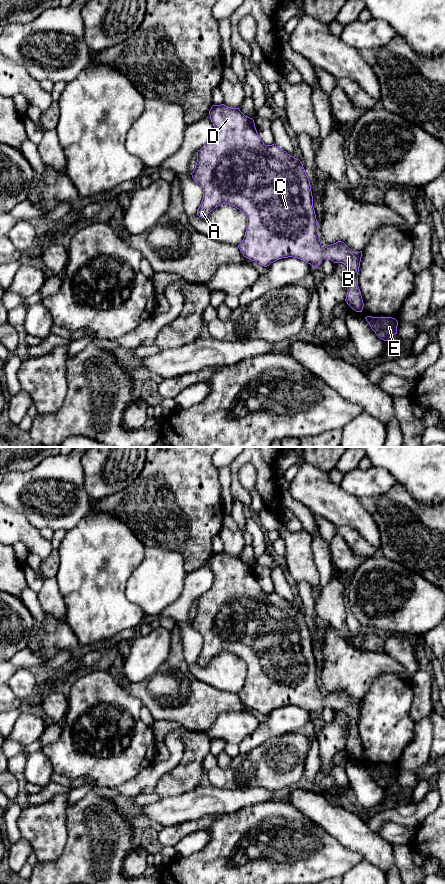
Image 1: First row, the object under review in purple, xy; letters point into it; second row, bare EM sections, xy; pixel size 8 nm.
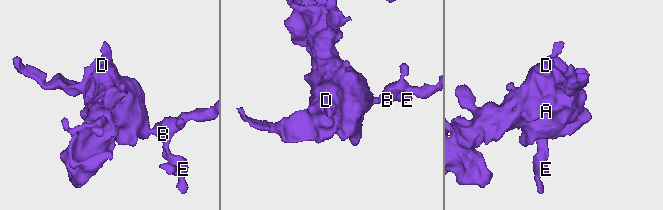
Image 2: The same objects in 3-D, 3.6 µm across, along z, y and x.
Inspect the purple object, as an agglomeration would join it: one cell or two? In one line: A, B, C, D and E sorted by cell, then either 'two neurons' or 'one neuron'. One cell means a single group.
groups A B C D E; one neuron

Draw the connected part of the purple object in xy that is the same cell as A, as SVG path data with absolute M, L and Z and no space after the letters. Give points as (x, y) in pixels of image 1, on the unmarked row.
M224 552L213 553L209 559L214 582L211 588L197 600L197 610L192 626L203 637L203 647L197 658L201 666L208 664L216 655L229 652L242 659L247 665L247 675L242 690L238 693L244 705L267 715L282 706L298 706L312 715L319 714L323 707L344 712L349 720L349 737L345 749L356 760L362 760L364 751L358 734L358 720L362 699L353 700L343 689L323 695L318 683L318 674L309 626L302 610L288 602L275 591L265 593L259 585L254 568L245 564L238 556Z

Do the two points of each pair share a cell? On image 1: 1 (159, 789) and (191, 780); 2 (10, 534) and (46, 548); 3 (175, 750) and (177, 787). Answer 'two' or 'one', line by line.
1: one
2: one
3: two

